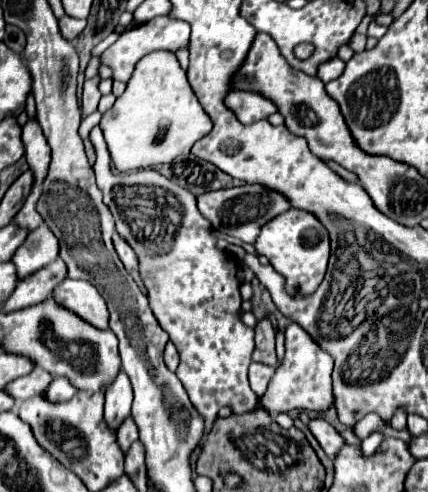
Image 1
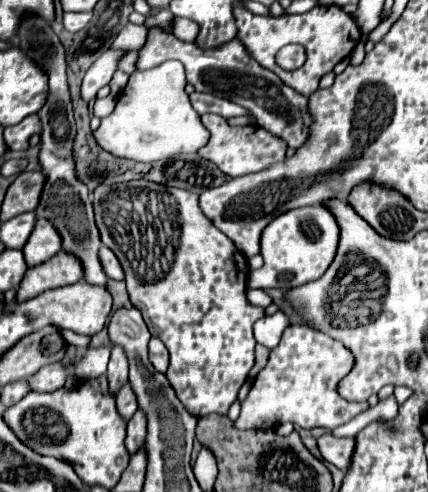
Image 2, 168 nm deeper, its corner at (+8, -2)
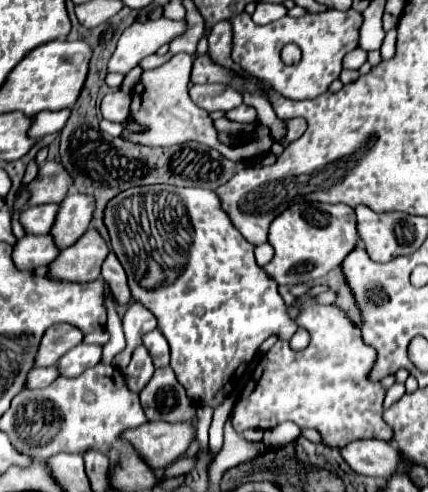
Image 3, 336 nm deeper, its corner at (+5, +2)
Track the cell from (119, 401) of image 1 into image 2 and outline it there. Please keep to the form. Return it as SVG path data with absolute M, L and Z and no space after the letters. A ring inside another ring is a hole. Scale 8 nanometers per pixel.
M112 346L112 356L110 356L106 374L108 374L110 390L116 394L120 390L120 386L128 380L128 356L122 346Z

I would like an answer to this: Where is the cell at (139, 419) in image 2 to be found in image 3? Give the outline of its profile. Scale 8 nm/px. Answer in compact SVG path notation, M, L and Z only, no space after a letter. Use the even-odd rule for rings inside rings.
M169 366L155 370L147 388L141 390L141 404L149 422L187 422L195 418L195 404L191 404Z

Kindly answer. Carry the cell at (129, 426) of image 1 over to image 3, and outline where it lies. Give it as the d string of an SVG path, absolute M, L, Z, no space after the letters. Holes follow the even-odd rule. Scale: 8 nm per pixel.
M145 346L137 348L137 350L133 352L131 364L129 364L127 370L125 370L125 384L127 384L127 388L131 388L133 392L139 394L139 392L147 386L147 382L151 380L153 372L155 372L155 368L153 368L153 364L151 364L149 352L145 350Z

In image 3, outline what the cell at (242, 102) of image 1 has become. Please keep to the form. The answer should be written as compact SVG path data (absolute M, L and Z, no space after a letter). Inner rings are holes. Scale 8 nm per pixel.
M195 84L189 90L189 96L199 108L207 112L215 112L215 110L227 112L243 104L243 96L237 90L223 84L201 84L201 86Z

